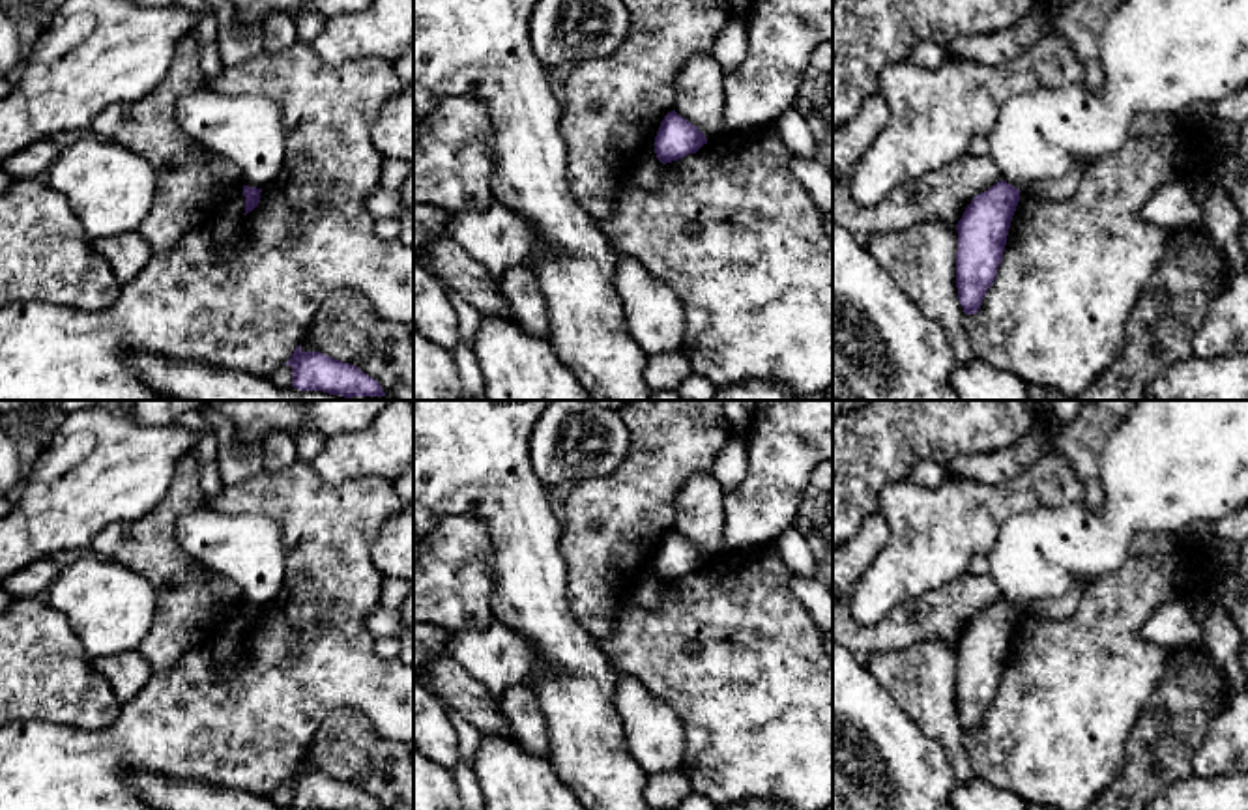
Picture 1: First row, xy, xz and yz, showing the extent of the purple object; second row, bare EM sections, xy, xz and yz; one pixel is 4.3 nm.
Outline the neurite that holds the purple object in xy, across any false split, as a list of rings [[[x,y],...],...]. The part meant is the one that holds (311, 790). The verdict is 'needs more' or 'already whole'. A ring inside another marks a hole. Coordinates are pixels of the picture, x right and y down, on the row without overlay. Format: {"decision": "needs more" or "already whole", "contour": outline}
{"decision": "already whole", "contour": [[[301,763],[284,784],[292,786],[292,806],[299,810],[384,810],[356,784],[320,771],[303,771]]]}

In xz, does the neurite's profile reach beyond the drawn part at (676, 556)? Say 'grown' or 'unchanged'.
unchanged

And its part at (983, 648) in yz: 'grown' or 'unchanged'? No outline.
unchanged

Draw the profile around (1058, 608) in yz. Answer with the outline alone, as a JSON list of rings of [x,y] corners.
[[[1076,582],[1070,591],[1061,599],[1052,600],[1033,600],[1020,608],[1020,617],[1050,617],[1050,619],[1068,619],[1078,608],[1085,586]]]

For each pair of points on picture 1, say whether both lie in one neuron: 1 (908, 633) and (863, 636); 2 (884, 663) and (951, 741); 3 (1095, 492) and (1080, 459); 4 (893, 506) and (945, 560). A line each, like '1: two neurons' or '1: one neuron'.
1: one neuron
2: one neuron
3: one neuron
4: one neuron

